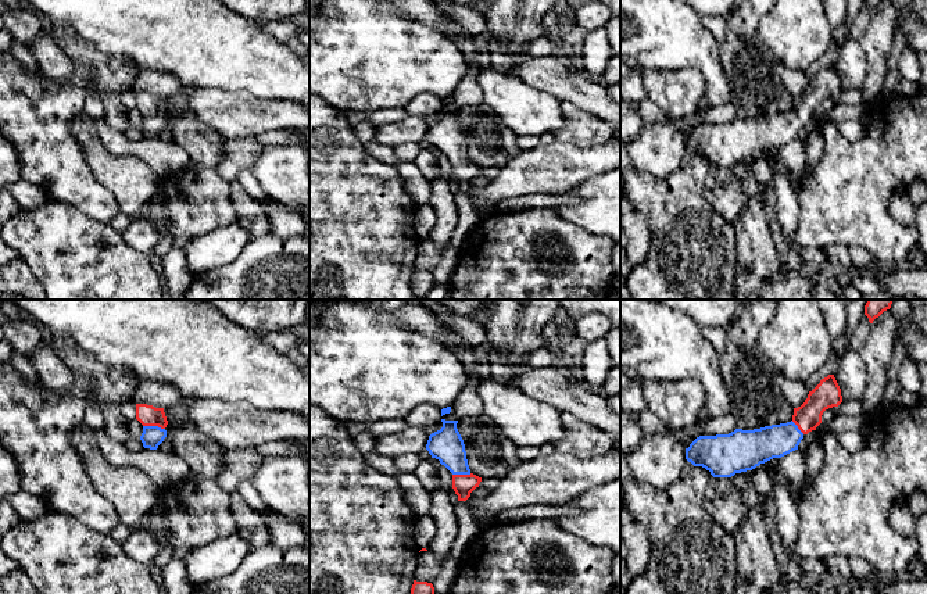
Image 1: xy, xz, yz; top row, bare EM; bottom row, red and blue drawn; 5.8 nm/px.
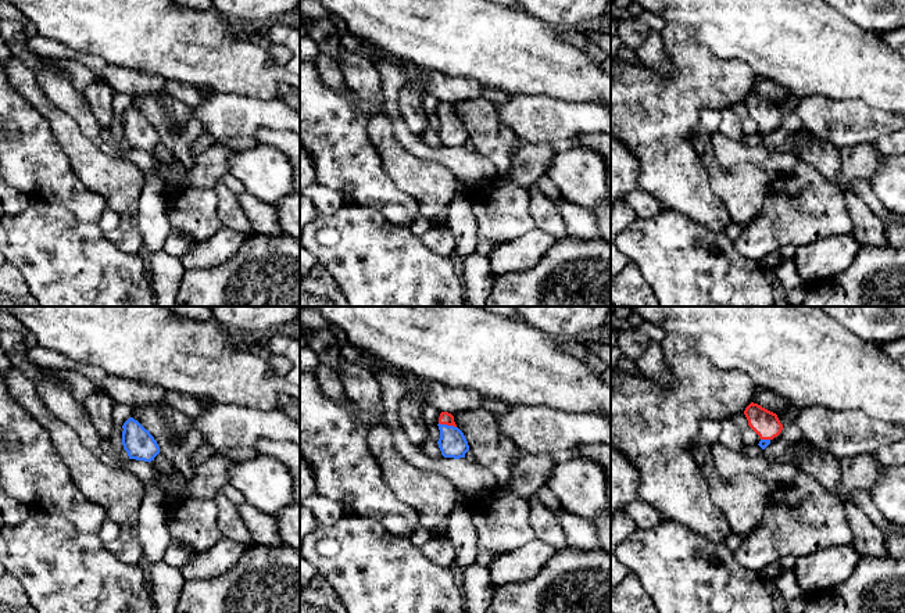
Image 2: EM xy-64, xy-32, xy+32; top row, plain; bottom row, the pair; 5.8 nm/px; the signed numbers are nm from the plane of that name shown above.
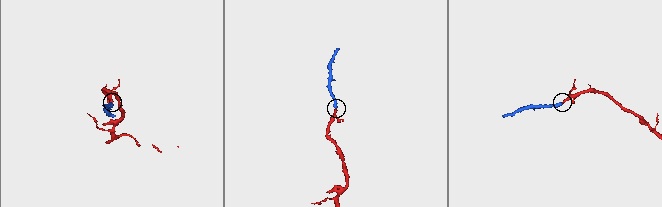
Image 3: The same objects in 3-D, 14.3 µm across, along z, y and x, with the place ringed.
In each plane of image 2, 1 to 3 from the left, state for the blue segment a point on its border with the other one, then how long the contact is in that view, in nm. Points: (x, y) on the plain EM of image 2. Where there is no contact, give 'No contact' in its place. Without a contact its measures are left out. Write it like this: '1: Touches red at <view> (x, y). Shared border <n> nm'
1: No contact
2: Touches red at xy-32 (447, 114). Shared border 110 nm
3: Touches red at xy+32 (765, 128). Shared border 60 nm

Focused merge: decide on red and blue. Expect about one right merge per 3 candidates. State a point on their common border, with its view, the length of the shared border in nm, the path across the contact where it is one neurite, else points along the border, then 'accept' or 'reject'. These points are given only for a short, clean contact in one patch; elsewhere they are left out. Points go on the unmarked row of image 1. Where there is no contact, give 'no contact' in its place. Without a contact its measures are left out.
meets red in xy at (154, 114); contact 130 nm long; runs through xy (147, 104), (154, 114), (153, 125); accept

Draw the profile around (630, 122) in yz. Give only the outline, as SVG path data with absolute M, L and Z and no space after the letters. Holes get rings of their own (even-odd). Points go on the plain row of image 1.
M620 100L620 140L624 143L634 140L640 136L643 129L643 119L630 105Z

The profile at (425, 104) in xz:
M425 93L414 97L404 108L409 115L425 118L427 115L440 112L443 105L441 99L436 97L434 94Z

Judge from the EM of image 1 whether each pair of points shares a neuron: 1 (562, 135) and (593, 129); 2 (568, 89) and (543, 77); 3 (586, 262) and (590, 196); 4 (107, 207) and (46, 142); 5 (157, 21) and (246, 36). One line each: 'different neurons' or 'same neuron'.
1: same neuron
2: same neuron
3: different neurons
4: same neuron
5: same neuron

